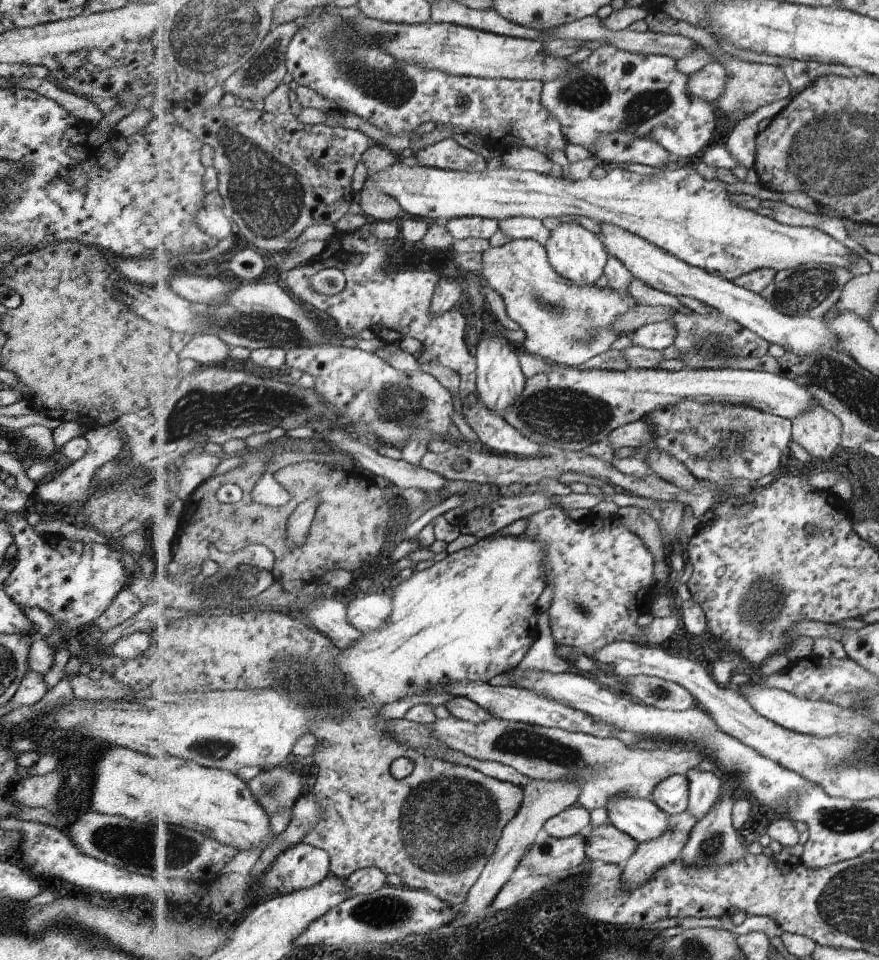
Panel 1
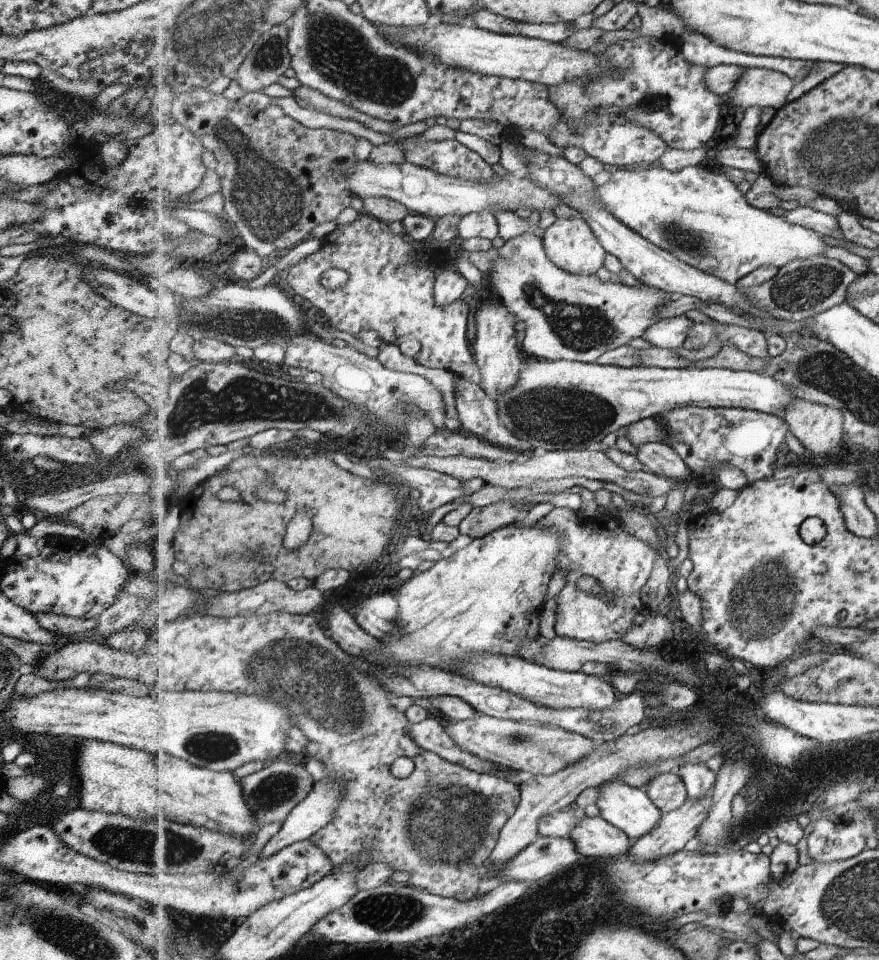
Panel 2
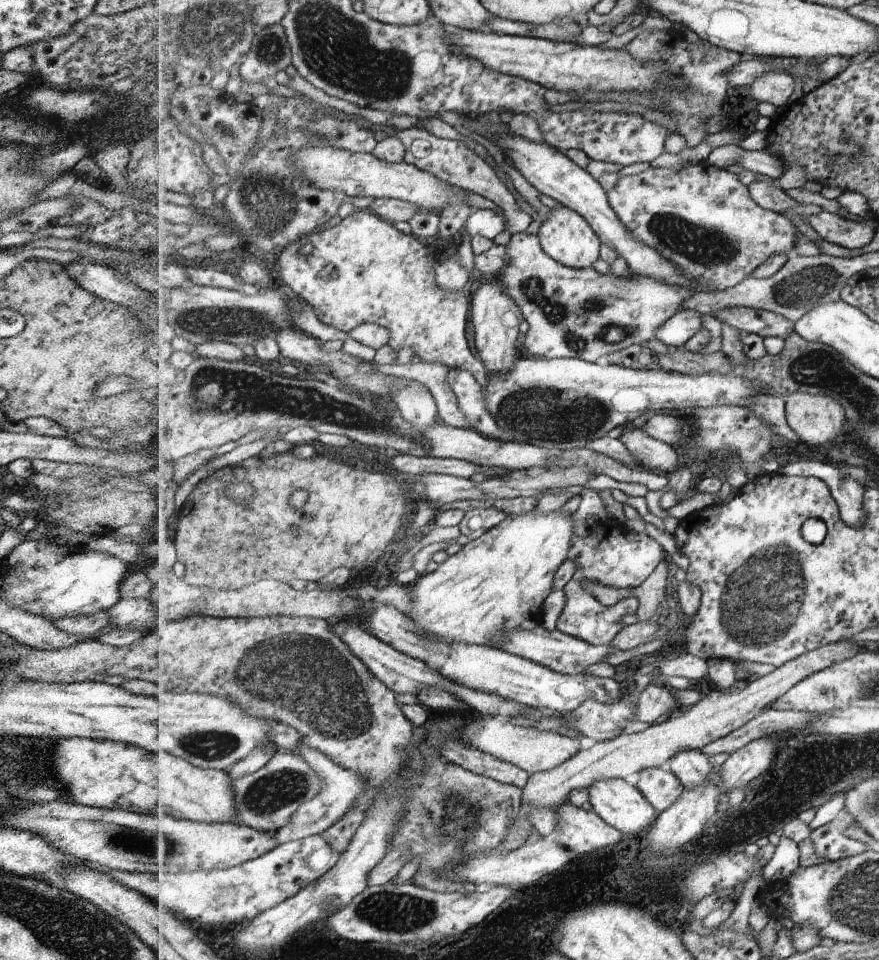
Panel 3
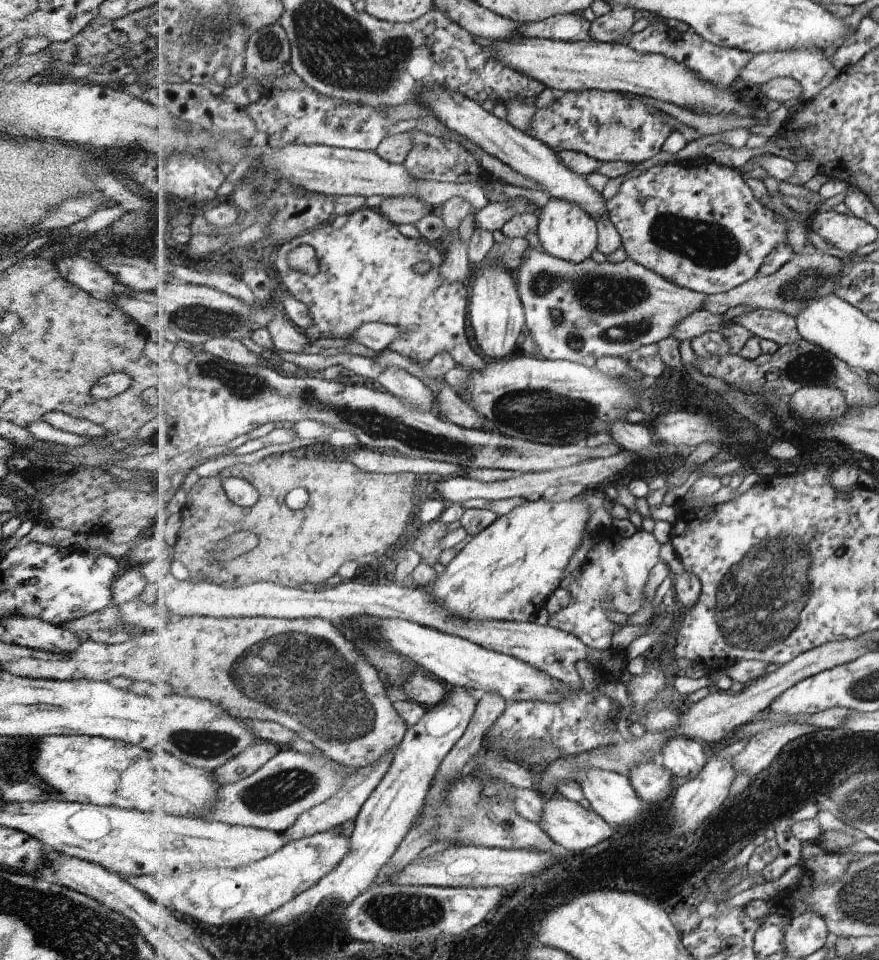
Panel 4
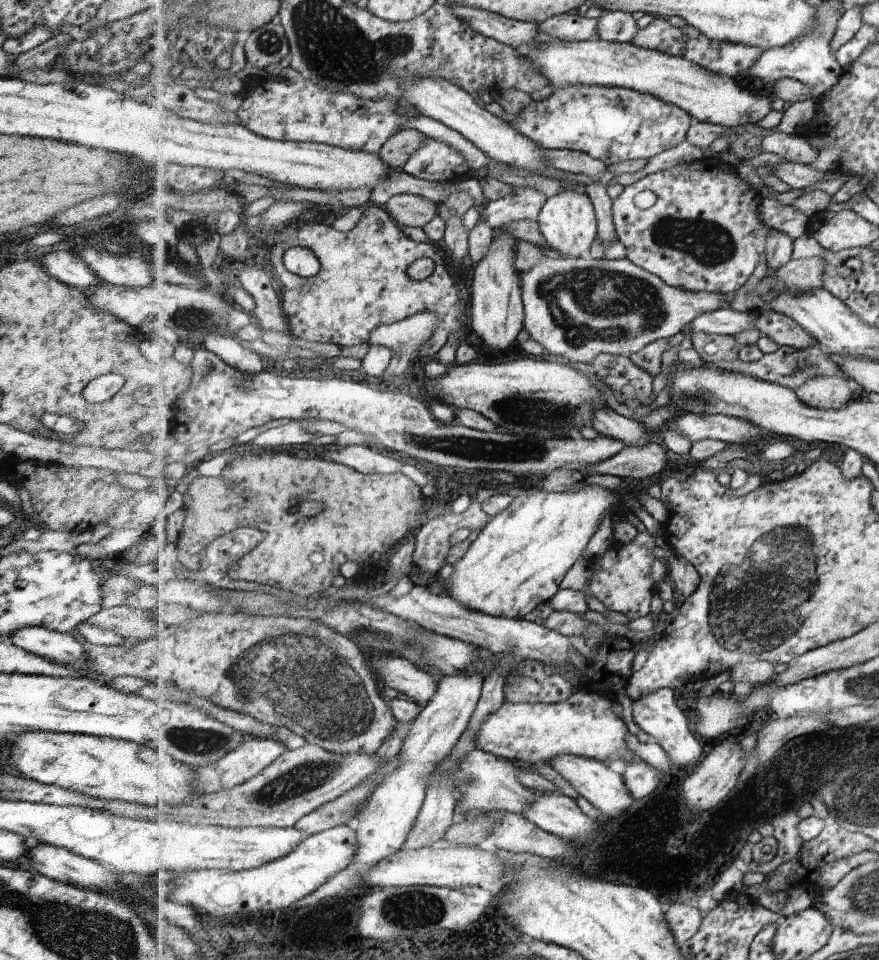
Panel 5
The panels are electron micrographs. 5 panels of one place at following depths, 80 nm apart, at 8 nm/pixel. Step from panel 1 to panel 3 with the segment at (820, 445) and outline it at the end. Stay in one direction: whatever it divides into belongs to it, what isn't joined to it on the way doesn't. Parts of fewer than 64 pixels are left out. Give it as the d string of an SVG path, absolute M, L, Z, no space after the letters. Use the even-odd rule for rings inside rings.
M806 392L786 396L785 416L787 423L799 436L800 441L812 447L839 441L843 437L848 422L845 407L835 397Z

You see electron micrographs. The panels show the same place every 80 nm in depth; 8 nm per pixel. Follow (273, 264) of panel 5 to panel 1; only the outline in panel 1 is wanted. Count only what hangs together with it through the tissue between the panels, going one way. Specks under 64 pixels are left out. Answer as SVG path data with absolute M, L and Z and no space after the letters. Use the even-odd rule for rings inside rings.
M366 219L355 231L337 232L328 240L325 249L314 258L301 263L283 275L283 283L300 302L311 304L314 308L326 312L333 318L344 337L357 336L365 328L373 331L386 345L403 338L416 338L422 344L417 355L420 364L427 362L447 366L459 374L459 397L463 406L476 401L478 362L467 348L465 330L467 318L457 305L446 313L432 315L432 298L440 283L440 278L431 271L399 270L392 267L391 250L395 239L382 240L373 236L371 230L375 221ZM339 267L348 280L347 286L336 295L327 296L318 293L312 285L312 279L323 269Z

